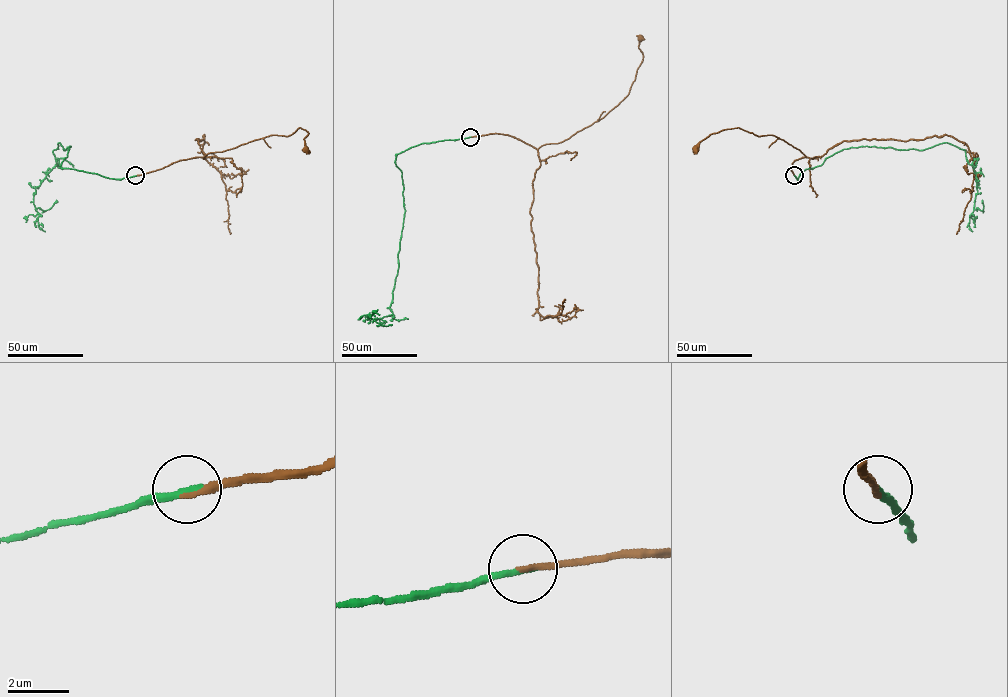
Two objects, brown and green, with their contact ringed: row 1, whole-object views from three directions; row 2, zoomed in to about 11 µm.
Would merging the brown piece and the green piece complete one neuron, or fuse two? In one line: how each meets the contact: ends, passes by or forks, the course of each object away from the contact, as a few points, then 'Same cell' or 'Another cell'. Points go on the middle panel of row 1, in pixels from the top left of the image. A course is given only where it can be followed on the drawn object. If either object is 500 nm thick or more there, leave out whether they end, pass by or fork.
At the ring brown ends. At the ring green ends. Course of brown: (469, 137), (507, 134), (536, 149), (569, 138), (603, 118), (628, 94), (642, 61), (641, 38). Course of green: (469, 137), (423, 143), (396, 157), (405, 213), (387, 307), (392, 312), (368, 317), (391, 324). Same cell

